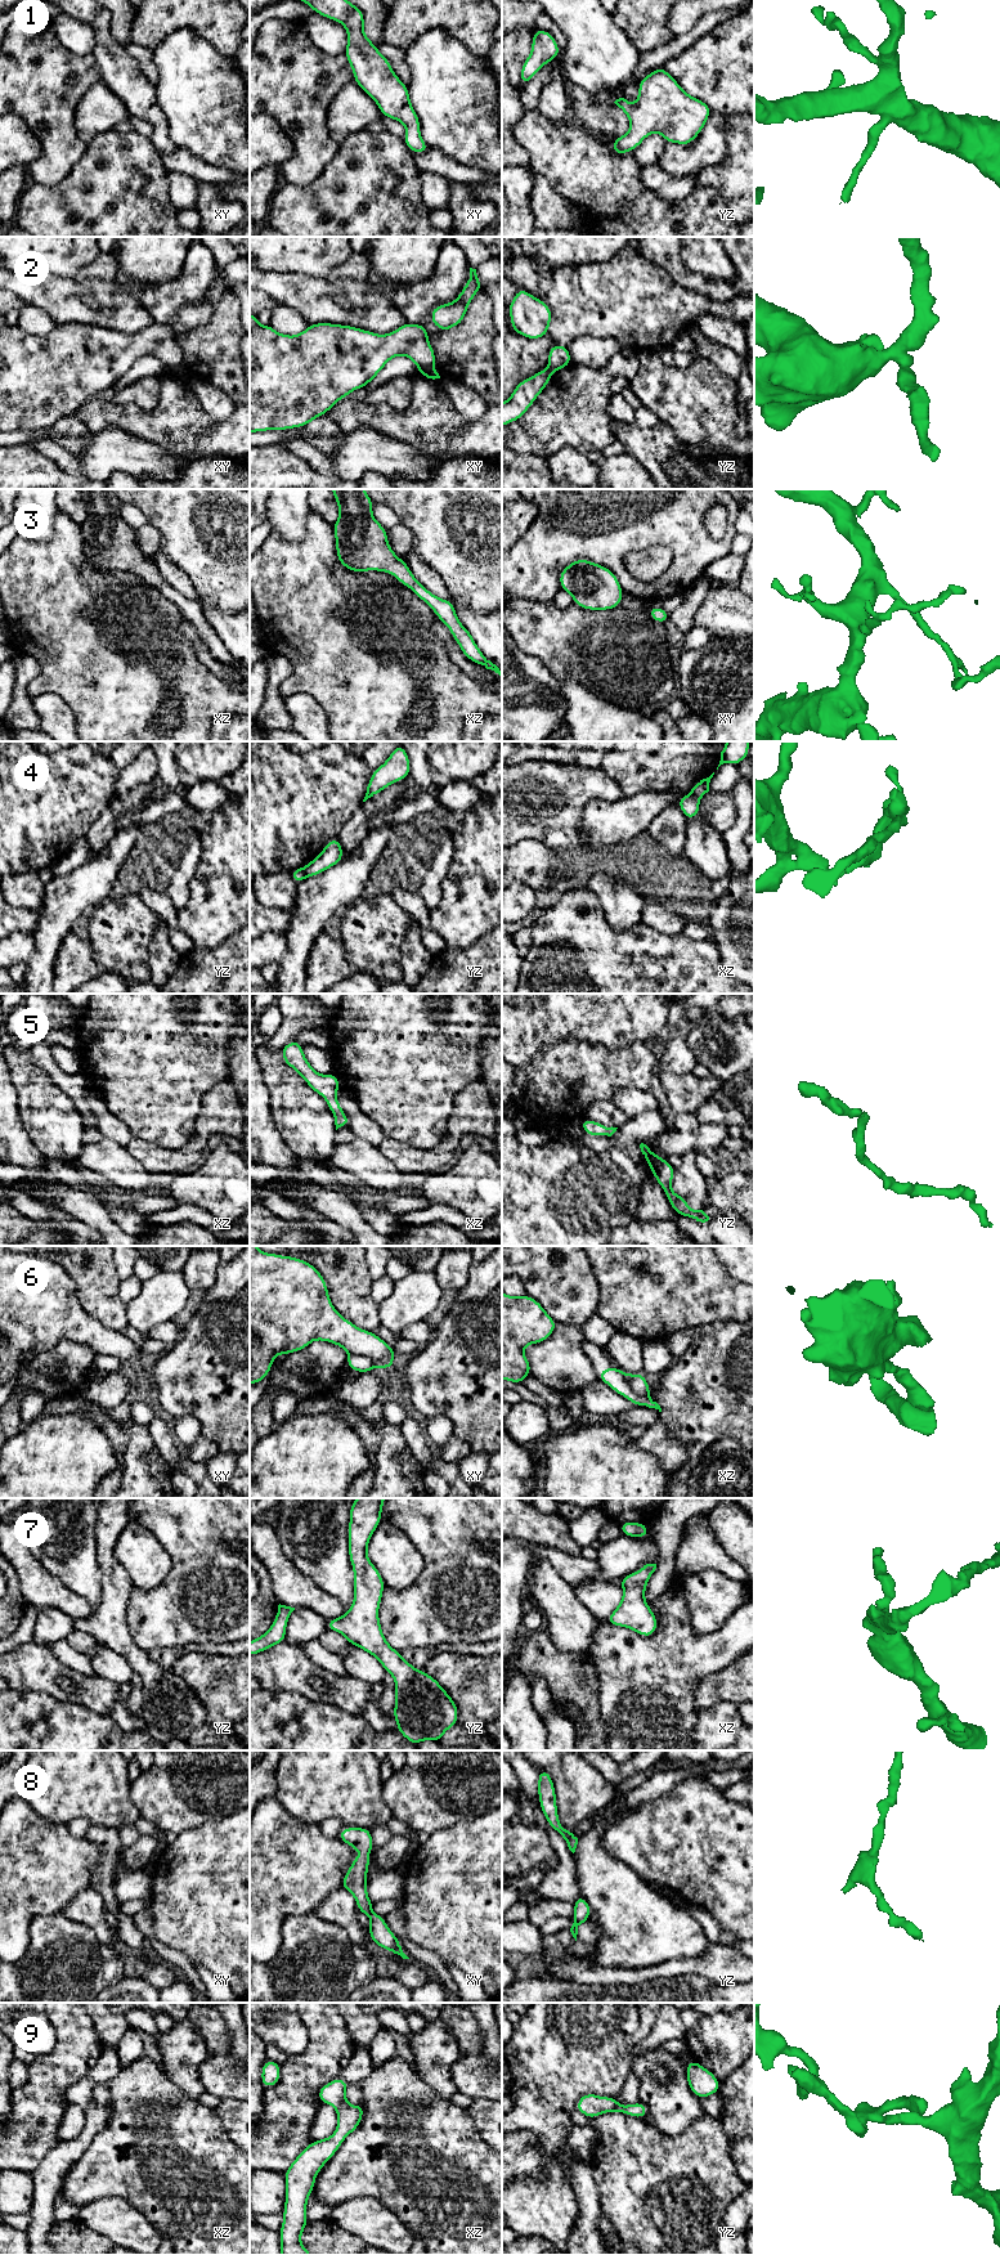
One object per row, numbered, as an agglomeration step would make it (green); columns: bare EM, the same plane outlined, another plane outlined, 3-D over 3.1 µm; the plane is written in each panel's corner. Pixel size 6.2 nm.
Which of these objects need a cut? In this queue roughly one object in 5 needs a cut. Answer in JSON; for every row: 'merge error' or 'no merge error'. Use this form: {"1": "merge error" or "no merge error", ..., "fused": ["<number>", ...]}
{"1": "no merge error", "2": "merge error", "3": "no merge error", "4": "merge error", "5": "no merge error", "6": "merge error", "7": "no merge error", "8": "no merge error", "9": "no merge error", "fused": ["2", "4", "6"]}

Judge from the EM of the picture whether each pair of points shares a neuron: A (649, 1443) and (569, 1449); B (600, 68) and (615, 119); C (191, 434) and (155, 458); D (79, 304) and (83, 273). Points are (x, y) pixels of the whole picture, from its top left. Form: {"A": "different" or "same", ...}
{"A": "different", "B": "different", "C": "different", "D": "different"}

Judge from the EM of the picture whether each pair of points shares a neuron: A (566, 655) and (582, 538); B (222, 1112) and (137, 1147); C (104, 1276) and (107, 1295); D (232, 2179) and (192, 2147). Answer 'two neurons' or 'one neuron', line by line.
A: two neurons
B: one neuron
C: one neuron
D: one neuron

